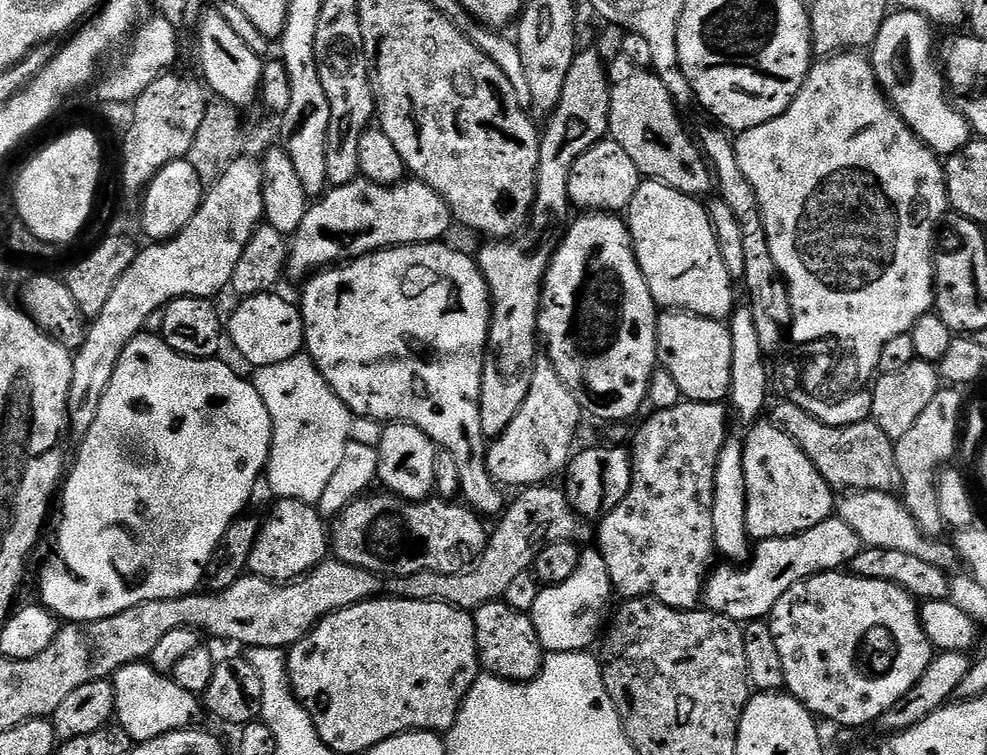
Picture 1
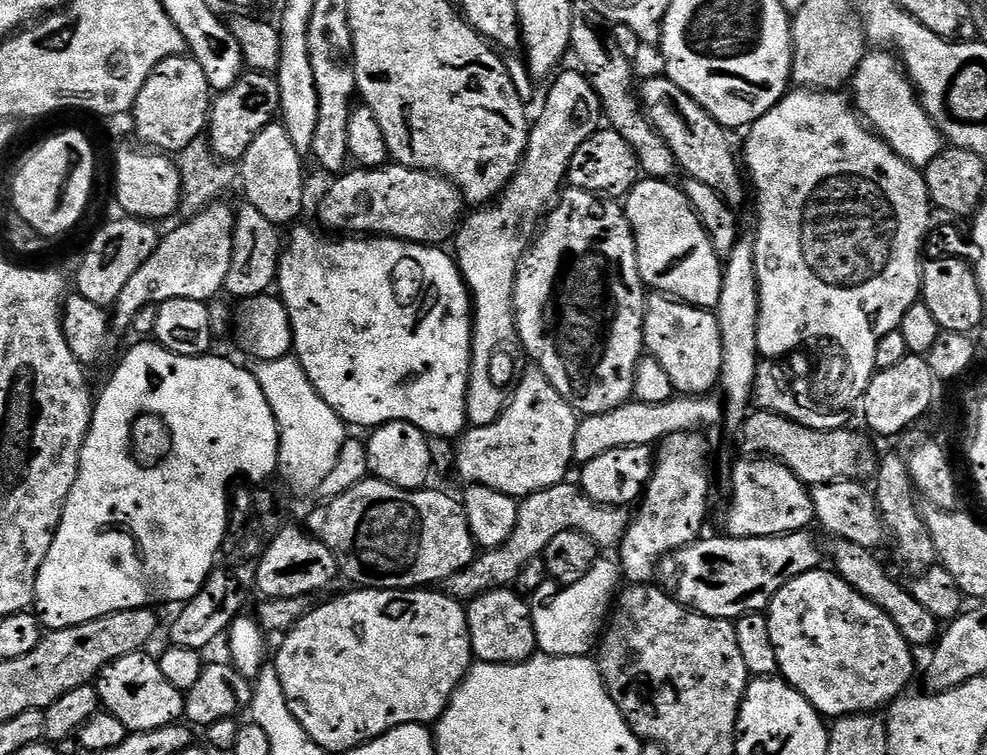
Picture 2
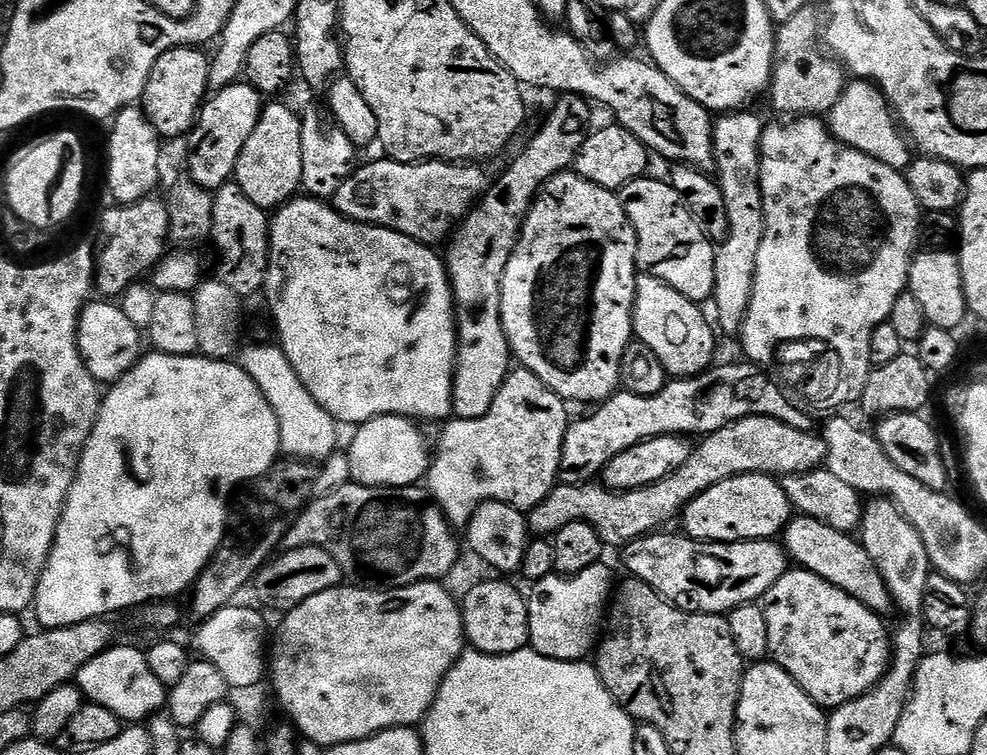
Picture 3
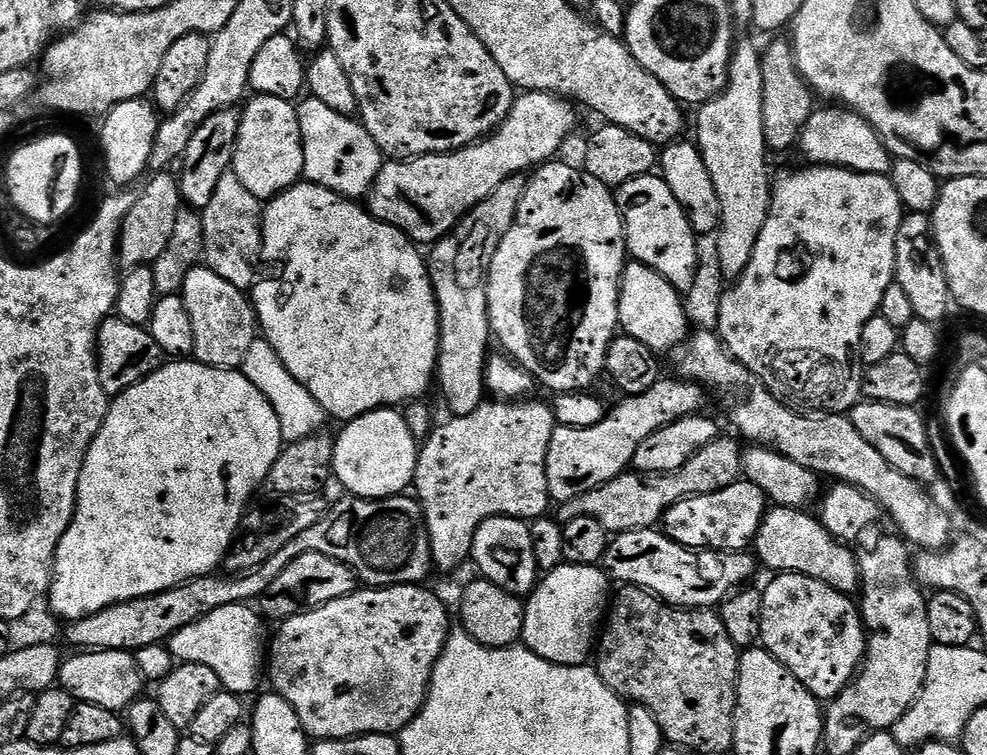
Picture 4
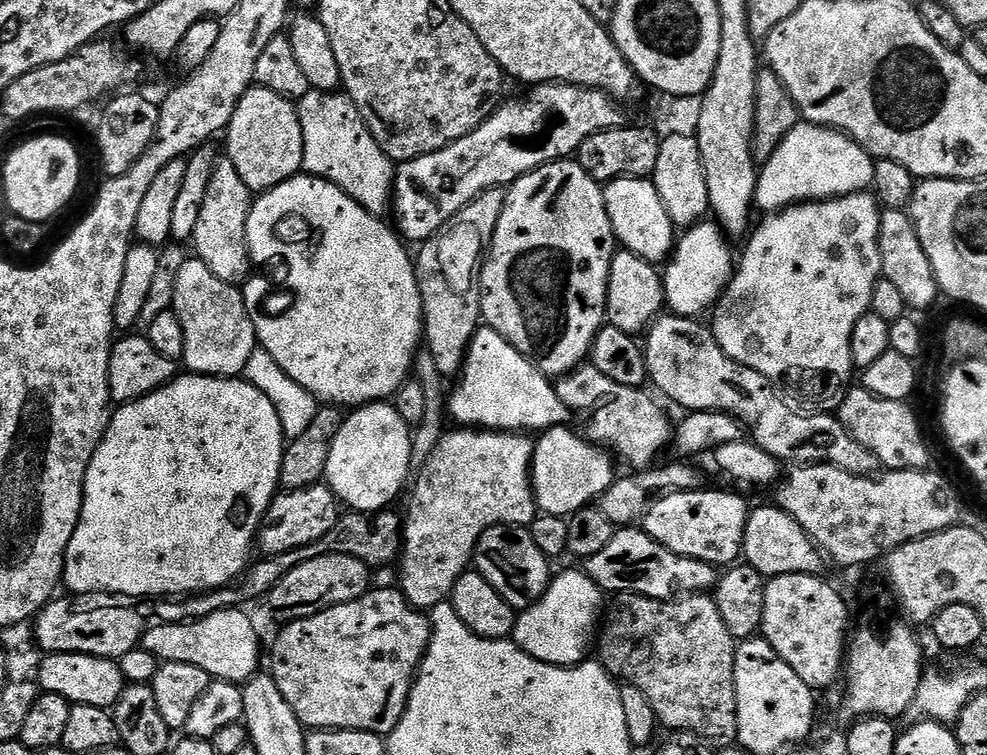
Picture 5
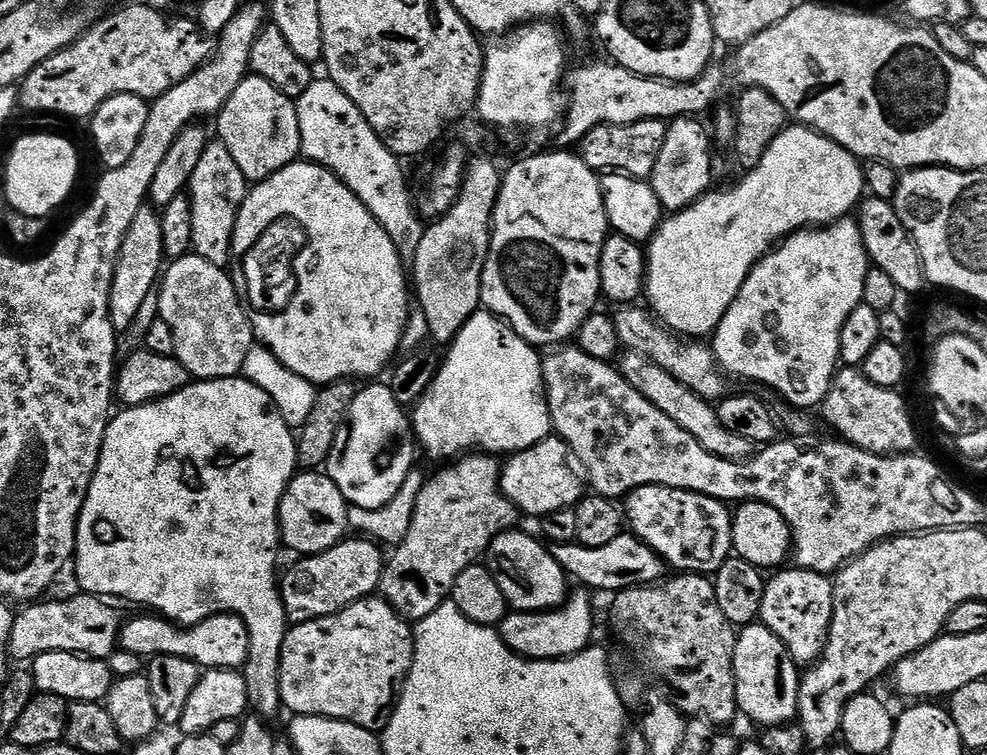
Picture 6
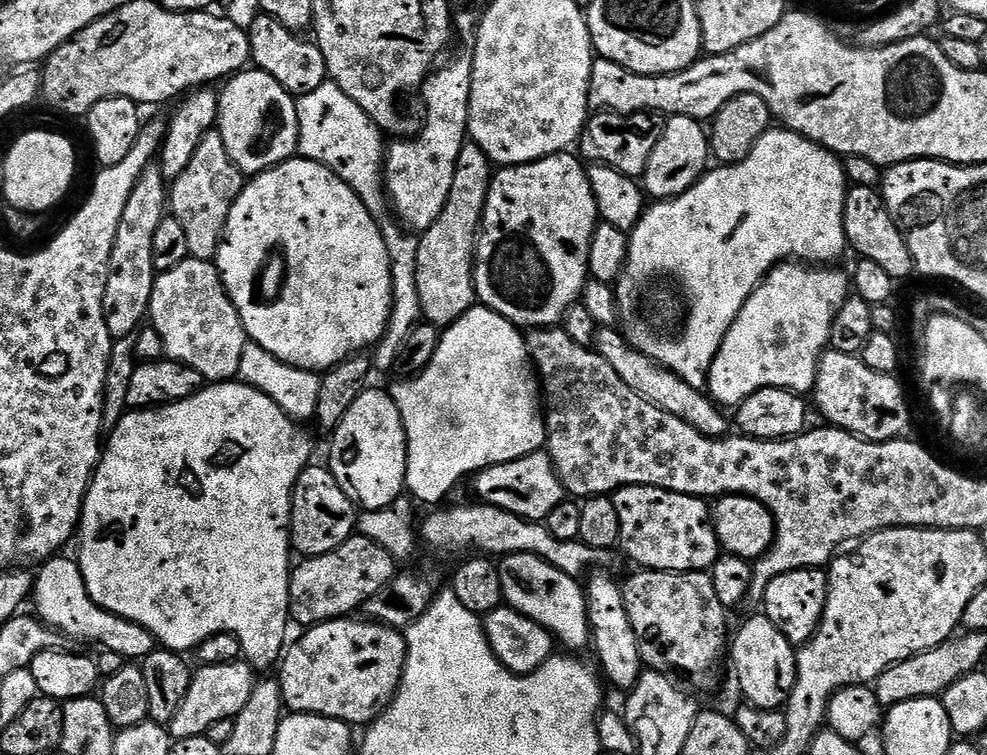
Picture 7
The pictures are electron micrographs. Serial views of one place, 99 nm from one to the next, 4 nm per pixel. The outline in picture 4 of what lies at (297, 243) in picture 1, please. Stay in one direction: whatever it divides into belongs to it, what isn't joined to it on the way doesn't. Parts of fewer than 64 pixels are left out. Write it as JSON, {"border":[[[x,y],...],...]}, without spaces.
{"border":[[[521,91],[512,101],[510,114],[492,135],[476,141],[475,144],[468,144],[457,152],[420,154],[415,158],[396,158],[385,163],[366,197],[366,207],[374,218],[402,230],[417,245],[435,245],[436,241],[443,240],[474,206],[490,198],[490,194],[494,194],[494,190],[498,190],[498,186],[502,186],[506,178],[527,173],[549,163],[555,157],[552,155],[567,142],[568,135],[576,128],[575,110],[577,111],[571,99],[558,96],[554,92]]]}

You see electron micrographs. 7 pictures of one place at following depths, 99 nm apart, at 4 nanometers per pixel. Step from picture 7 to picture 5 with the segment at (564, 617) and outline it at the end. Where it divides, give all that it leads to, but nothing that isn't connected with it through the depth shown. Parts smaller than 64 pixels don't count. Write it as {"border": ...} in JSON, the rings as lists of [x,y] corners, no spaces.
{"border":[[[499,524],[486,530],[478,542],[474,557],[475,571],[481,572],[486,582],[490,582],[490,586],[494,586],[494,590],[506,598],[509,606],[517,610],[528,608],[544,597],[550,583],[548,564],[549,557],[544,556],[538,546],[534,546],[531,531],[514,524]]]}

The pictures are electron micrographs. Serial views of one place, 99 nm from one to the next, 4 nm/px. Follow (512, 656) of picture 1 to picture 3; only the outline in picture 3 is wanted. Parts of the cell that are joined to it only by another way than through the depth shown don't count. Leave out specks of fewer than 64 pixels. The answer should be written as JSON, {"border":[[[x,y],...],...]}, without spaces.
{"border":[[[492,578],[496,580],[484,580],[476,584],[468,593],[462,596],[460,613],[464,619],[464,639],[475,651],[484,656],[505,656],[514,654],[518,650],[529,647],[530,644],[530,614],[525,593],[519,592],[512,584],[507,584],[507,579]]]}

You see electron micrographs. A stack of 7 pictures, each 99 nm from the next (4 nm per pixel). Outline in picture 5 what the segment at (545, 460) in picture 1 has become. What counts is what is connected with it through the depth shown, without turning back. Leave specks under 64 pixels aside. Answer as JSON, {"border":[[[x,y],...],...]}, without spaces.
{"border":[[[460,426],[455,429],[457,432],[448,432],[436,445],[432,448],[432,453],[428,456],[428,461],[420,468],[420,473],[416,476],[416,485],[412,488],[412,497],[408,500],[408,517],[405,515],[402,520],[402,555],[399,557],[398,565],[400,564],[400,584],[398,583],[399,591],[403,592],[404,597],[406,597],[409,602],[411,602],[413,608],[418,608],[421,610],[431,610],[437,608],[439,604],[445,603],[452,595],[452,588],[458,582],[458,578],[466,571],[469,571],[470,565],[473,563],[476,547],[478,542],[482,538],[482,534],[486,534],[486,530],[490,530],[494,526],[499,524],[514,524],[517,526],[531,526],[534,521],[536,521],[538,515],[538,509],[536,506],[536,497],[532,494],[532,449],[534,447],[534,440],[531,435],[521,434],[520,432],[497,432],[495,430],[485,430],[483,428],[474,428],[471,426]]]}

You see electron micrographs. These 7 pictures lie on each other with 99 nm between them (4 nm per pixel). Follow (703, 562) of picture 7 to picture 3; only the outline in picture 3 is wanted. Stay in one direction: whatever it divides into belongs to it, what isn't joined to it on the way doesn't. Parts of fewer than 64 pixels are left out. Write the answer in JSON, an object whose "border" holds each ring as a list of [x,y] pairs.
{"border":[[[763,472],[731,476],[726,482],[691,500],[686,512],[687,515],[696,516],[692,525],[686,529],[691,539],[725,544],[733,544],[739,540],[771,540],[779,537],[794,515],[783,483],[777,477]]]}

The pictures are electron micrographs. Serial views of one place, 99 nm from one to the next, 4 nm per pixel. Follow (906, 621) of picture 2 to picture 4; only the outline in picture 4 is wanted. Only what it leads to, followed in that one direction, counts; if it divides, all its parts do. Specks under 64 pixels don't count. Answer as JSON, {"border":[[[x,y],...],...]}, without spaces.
{"border":[[[779,506],[765,512],[754,541],[754,555],[763,567],[765,564],[769,568],[769,573],[793,572],[818,578],[818,582],[826,582],[834,590],[852,594],[860,586],[860,561],[857,553],[848,548],[851,547],[845,541],[836,540],[811,511]]]}

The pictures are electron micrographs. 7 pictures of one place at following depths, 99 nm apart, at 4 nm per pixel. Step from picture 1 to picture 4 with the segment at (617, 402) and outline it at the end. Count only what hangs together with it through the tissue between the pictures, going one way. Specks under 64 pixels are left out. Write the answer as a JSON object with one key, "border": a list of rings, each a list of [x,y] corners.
{"border":[[[549,162],[540,165],[531,173],[530,179],[525,183],[524,193],[516,211],[514,222],[510,230],[502,238],[498,250],[488,267],[488,317],[492,327],[492,335],[498,341],[505,353],[515,360],[524,371],[532,375],[533,381],[545,384],[552,394],[567,394],[570,392],[583,392],[591,389],[591,384],[599,376],[605,375],[604,363],[606,354],[610,350],[610,342],[618,335],[620,319],[618,318],[618,298],[620,297],[620,279],[624,273],[624,266],[629,259],[628,239],[624,236],[624,219],[620,207],[616,204],[613,189],[598,182],[583,167],[572,164],[556,164]]]}

